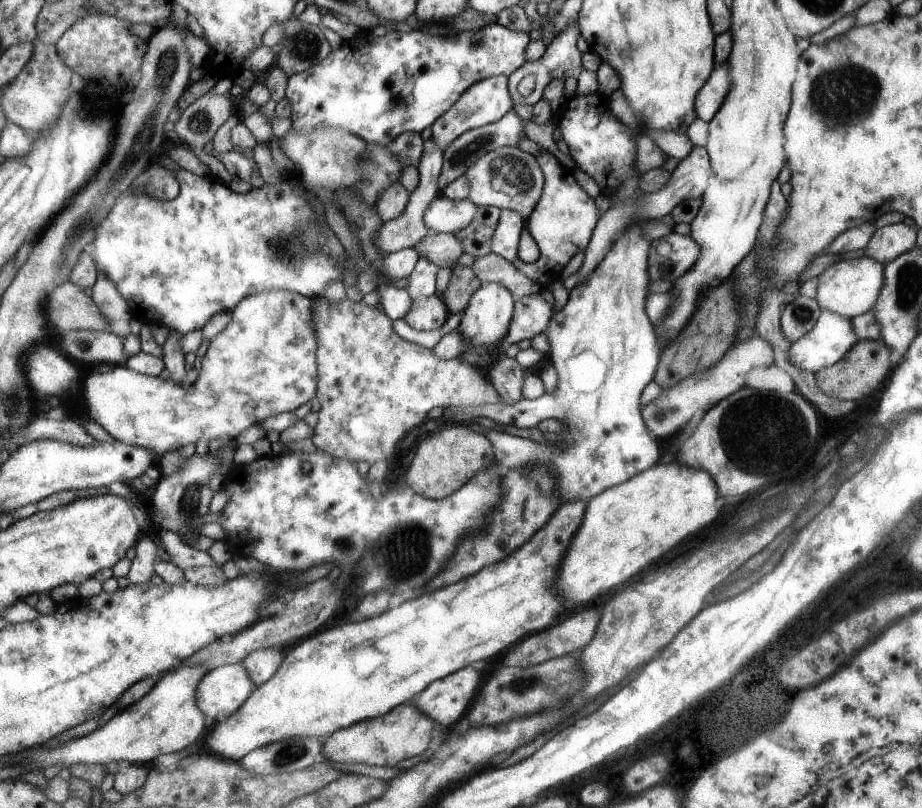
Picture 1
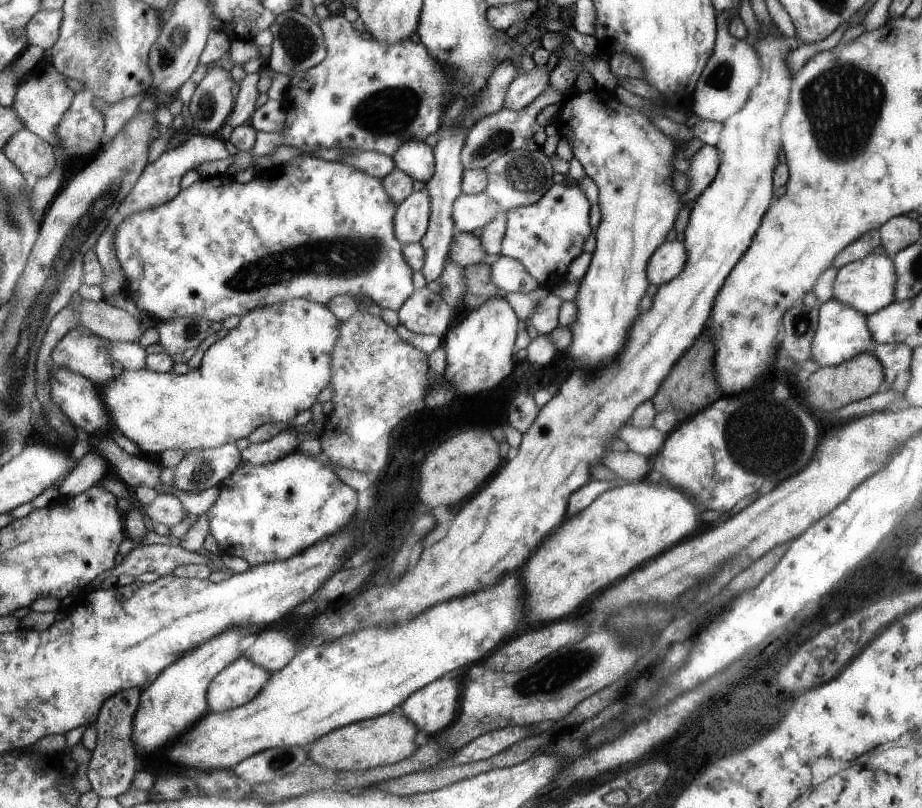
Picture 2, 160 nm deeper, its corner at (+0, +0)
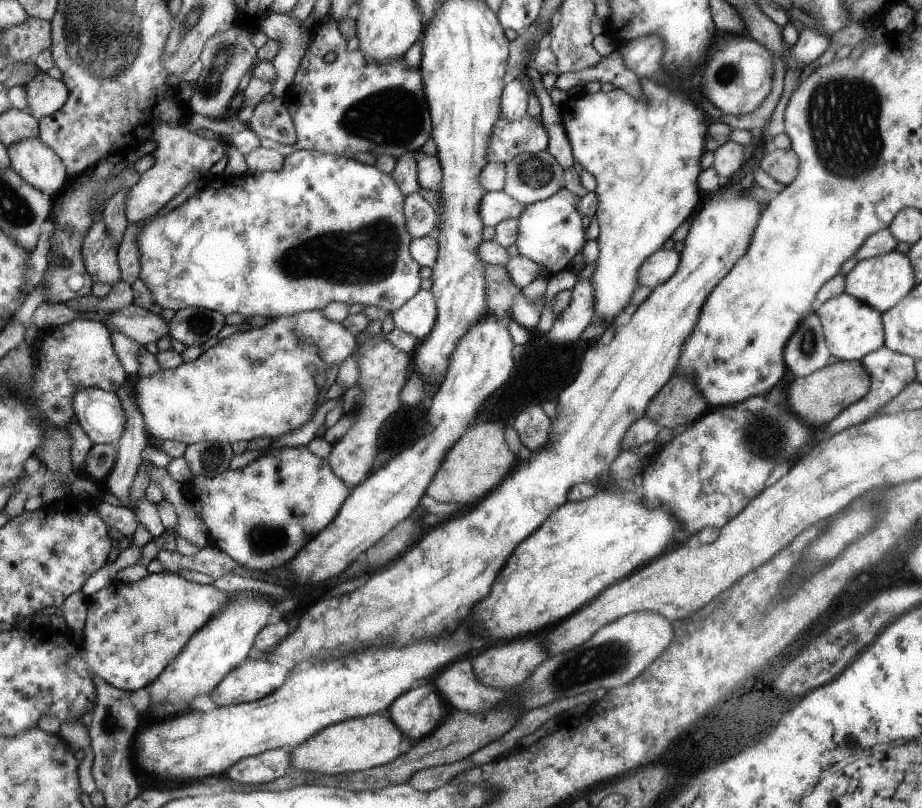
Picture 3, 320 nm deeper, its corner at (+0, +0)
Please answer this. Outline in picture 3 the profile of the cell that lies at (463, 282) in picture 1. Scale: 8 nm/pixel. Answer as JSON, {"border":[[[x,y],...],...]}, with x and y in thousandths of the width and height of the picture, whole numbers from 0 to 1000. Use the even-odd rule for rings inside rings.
{"border":[[[526,328],[525,344],[529,382],[538,394],[551,391],[565,356],[555,348],[548,329]]]}

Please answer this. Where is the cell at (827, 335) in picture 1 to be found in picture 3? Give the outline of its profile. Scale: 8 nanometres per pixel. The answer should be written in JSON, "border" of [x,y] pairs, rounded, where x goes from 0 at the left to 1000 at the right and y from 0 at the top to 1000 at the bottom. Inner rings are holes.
{"border":[[[912,363],[895,371],[884,386],[890,395],[898,434],[910,447],[934,447],[939,438],[960,427],[957,387],[922,364]]]}

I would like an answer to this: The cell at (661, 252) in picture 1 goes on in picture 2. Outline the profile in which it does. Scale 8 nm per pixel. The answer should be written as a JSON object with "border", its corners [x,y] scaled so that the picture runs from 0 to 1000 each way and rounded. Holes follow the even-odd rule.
{"border":[[[721,297],[705,318],[701,329],[701,343],[706,351],[715,354],[732,344],[742,332],[744,309],[740,300]]]}

